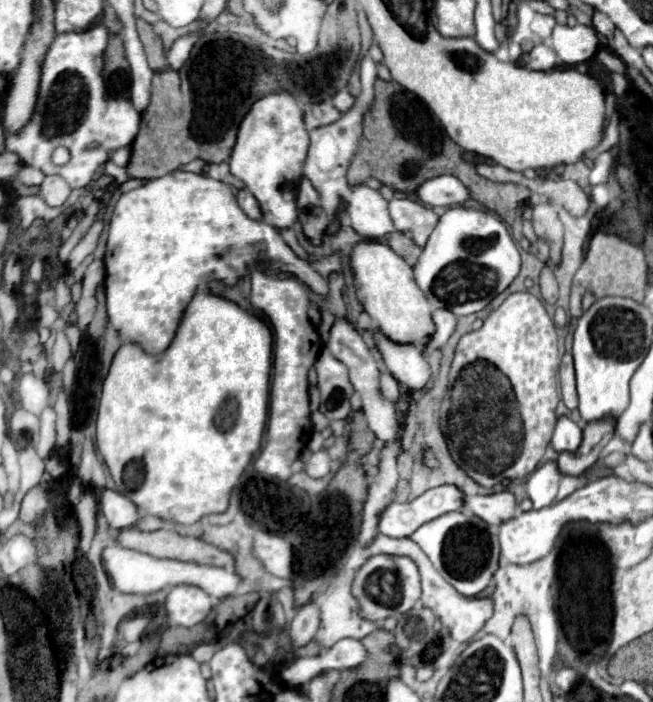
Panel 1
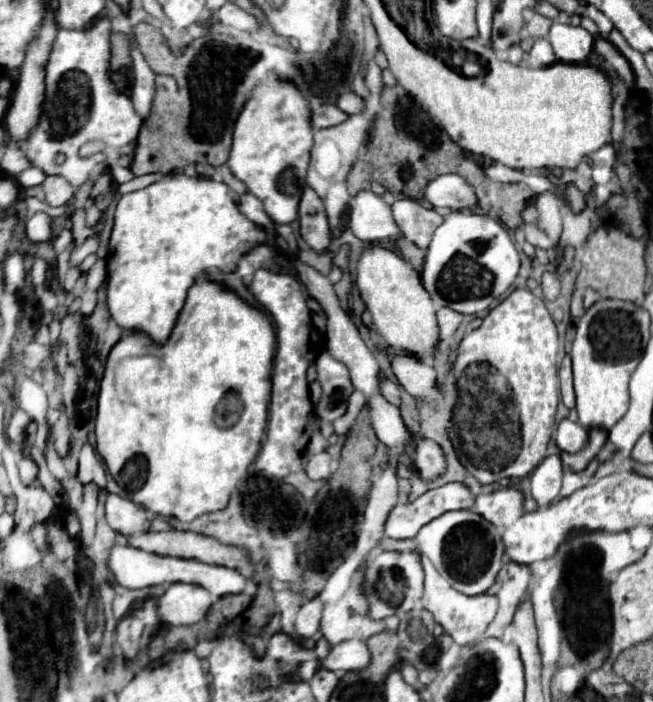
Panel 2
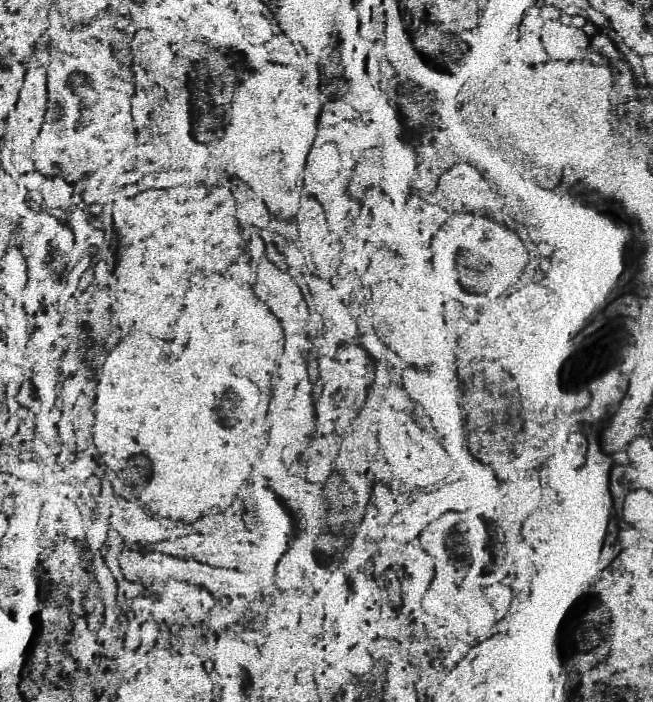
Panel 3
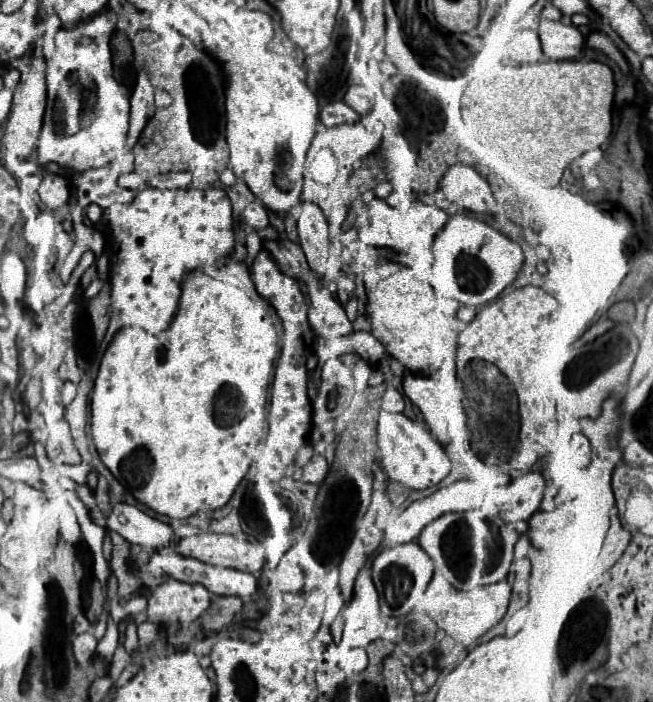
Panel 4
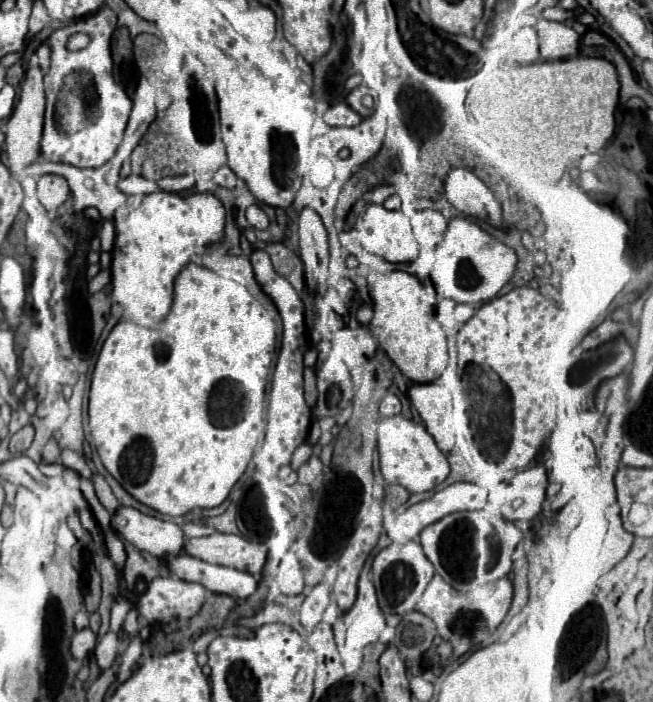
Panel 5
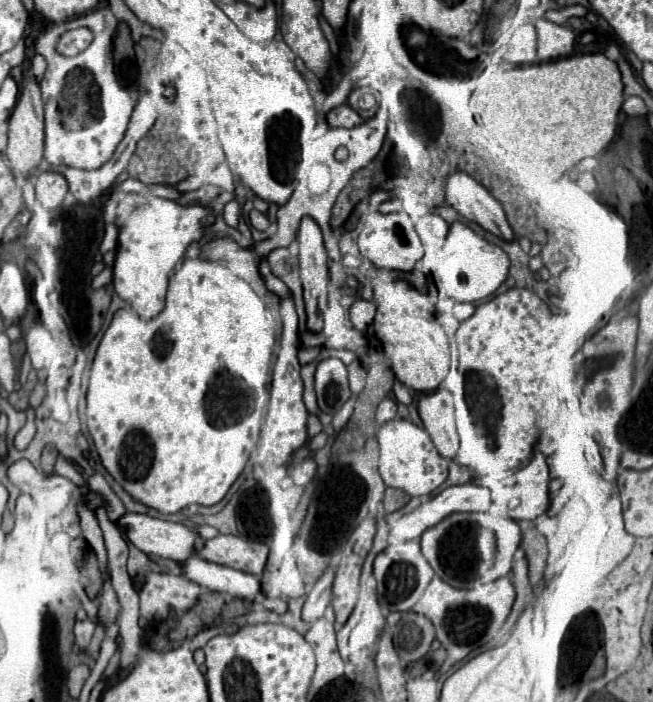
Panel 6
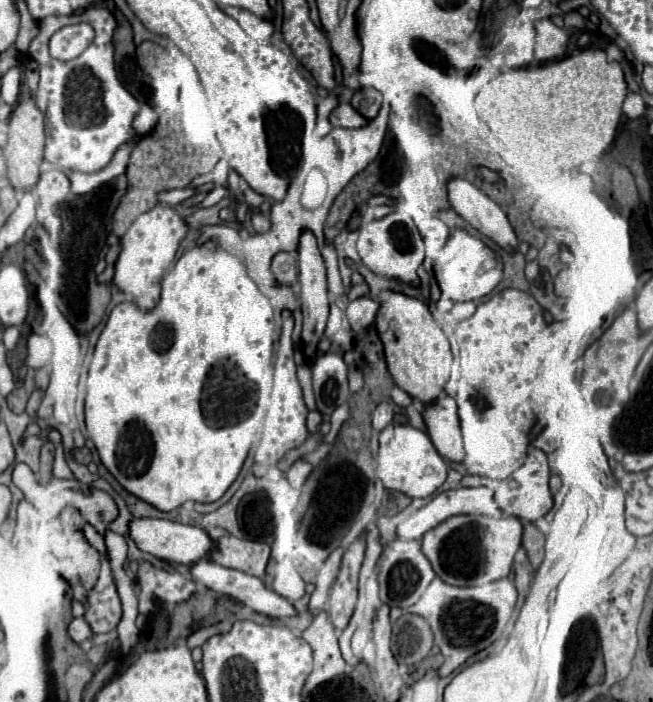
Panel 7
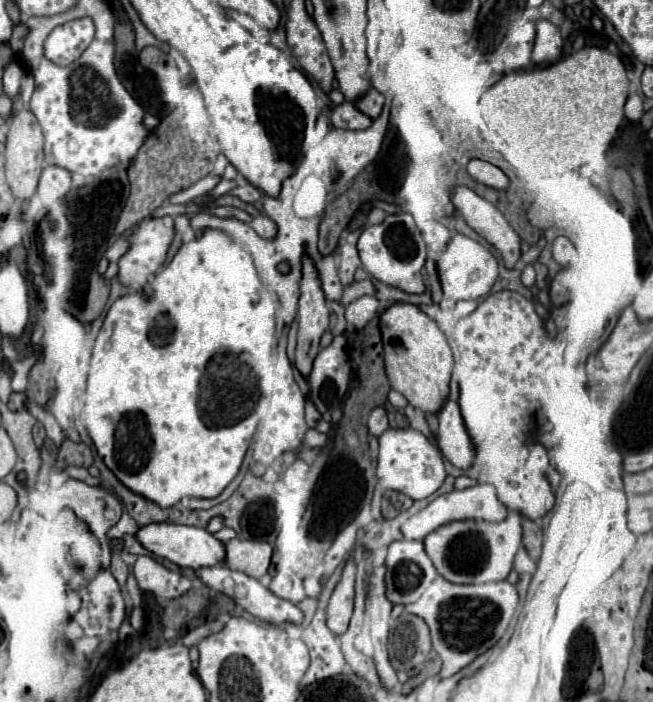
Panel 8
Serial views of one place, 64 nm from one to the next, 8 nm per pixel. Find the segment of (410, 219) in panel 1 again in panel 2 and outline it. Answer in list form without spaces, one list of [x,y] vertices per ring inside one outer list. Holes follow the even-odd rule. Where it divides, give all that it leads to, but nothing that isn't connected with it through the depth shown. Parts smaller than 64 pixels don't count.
[[[396,200],[392,204],[392,216],[402,236],[426,250],[434,230],[440,226],[442,216],[434,208],[424,208],[418,200]]]

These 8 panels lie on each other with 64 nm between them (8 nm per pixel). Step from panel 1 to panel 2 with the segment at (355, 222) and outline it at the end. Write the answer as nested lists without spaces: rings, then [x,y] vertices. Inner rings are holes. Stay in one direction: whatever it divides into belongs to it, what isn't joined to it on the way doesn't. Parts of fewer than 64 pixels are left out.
[[[362,190],[354,196],[348,226],[350,232],[366,244],[396,242],[400,238],[400,230],[392,220],[390,206],[372,190]]]

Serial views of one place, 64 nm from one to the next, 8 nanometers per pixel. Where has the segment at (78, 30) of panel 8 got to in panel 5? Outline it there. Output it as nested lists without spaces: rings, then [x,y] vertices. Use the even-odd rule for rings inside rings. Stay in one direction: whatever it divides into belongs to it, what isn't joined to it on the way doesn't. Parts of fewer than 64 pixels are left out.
[[[78,32],[78,34],[72,34],[72,36],[68,38],[66,48],[68,48],[68,50],[82,50],[82,48],[88,46],[88,42],[90,42],[90,36],[84,34],[84,32]]]

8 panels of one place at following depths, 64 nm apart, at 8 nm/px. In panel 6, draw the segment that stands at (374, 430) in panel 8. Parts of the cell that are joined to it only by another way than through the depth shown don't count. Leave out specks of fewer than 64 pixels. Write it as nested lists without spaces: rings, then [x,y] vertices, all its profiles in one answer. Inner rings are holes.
[[[384,398],[376,408],[376,424],[384,426],[386,422],[390,422],[394,418],[396,418],[396,400]]]

